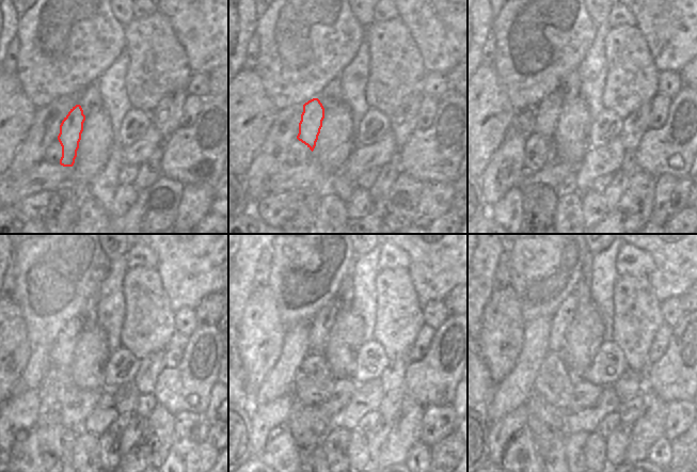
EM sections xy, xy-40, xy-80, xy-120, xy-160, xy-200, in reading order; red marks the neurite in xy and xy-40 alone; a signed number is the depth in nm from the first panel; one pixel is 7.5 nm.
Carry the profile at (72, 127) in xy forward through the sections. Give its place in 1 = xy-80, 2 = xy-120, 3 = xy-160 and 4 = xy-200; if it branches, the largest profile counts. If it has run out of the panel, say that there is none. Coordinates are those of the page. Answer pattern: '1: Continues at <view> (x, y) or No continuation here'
1: Continues at xy-80 (545, 115)
2: Continues at xy-120 (63, 350)
3: Continues at xy-160 (320, 326)
4: Continues at xy-200 (559, 323).

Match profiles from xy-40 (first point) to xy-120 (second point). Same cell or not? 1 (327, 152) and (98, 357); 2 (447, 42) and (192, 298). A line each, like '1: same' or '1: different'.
1: same
2: same

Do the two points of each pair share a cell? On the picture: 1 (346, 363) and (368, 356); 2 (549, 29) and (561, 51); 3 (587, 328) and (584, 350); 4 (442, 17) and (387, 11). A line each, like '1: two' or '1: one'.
1: two
2: one
3: one
4: two

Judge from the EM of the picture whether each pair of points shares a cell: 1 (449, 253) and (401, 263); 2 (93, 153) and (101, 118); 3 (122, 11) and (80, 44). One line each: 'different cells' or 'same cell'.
1: different cells
2: same cell
3: different cells

